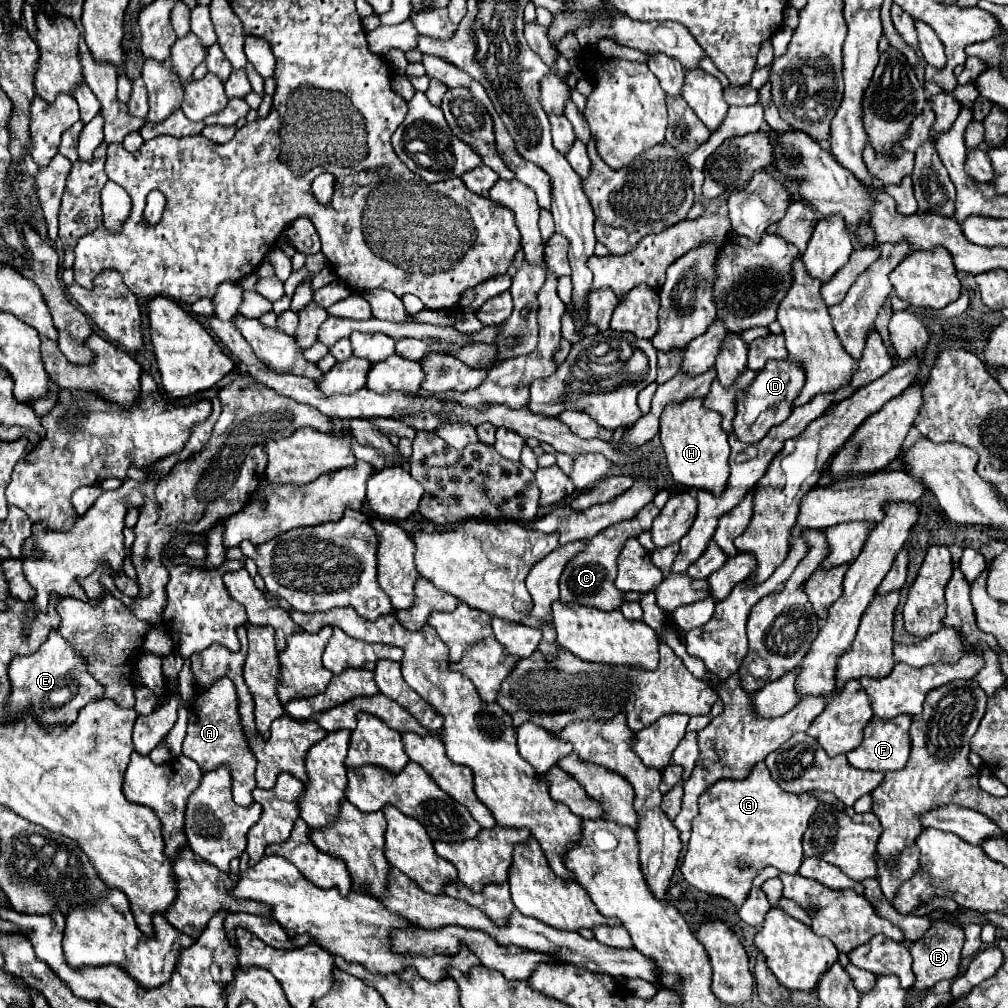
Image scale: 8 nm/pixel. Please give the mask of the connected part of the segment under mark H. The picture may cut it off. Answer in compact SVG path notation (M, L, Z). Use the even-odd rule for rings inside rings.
M687 399L683 403L667 405L661 417L661 445L667 455L667 465L673 479L695 491L709 491L711 495L721 495L727 487L729 477L729 441L727 433L721 429L721 415L703 407L703 399Z

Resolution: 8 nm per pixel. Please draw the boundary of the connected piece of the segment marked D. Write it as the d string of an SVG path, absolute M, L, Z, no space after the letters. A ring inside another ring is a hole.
M767 361L765 367L755 375L753 383L737 395L737 413L733 419L733 433L743 443L757 443L761 441L773 425L783 423L793 409L793 399L799 395L805 383L805 373L797 363L783 363L783 361Z

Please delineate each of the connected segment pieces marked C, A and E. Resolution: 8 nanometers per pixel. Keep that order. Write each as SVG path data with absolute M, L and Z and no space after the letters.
M649 503L635 517L625 519L621 523L615 523L615 525L599 531L593 539L589 539L585 551L575 555L575 559L571 559L571 563L567 563L567 567L563 569L563 575L559 579L561 601L563 603L579 603L579 605L587 605L587 607L597 607L601 611L619 609L621 603L623 603L623 593L619 593L619 589L615 587L617 555L619 555L621 547L625 545L625 541L629 537L637 537L643 531L649 531L651 523L657 515L659 515L659 509L653 503Z
M227 677L215 679L215 683L199 693L189 709L189 725L187 735L183 741L183 755L191 757L203 771L213 771L219 765L231 767L231 779L233 779L233 799L237 805L251 805L253 797L251 791L255 789L255 767L257 759L251 753L247 739L241 729L239 713L237 713L237 693L235 685Z
M51 631L35 653L15 657L9 663L9 681L11 695L5 707L7 719L19 719L25 713L33 713L41 727L73 723L79 709L103 693L103 687L89 675L85 661L75 655L73 647L57 631Z

